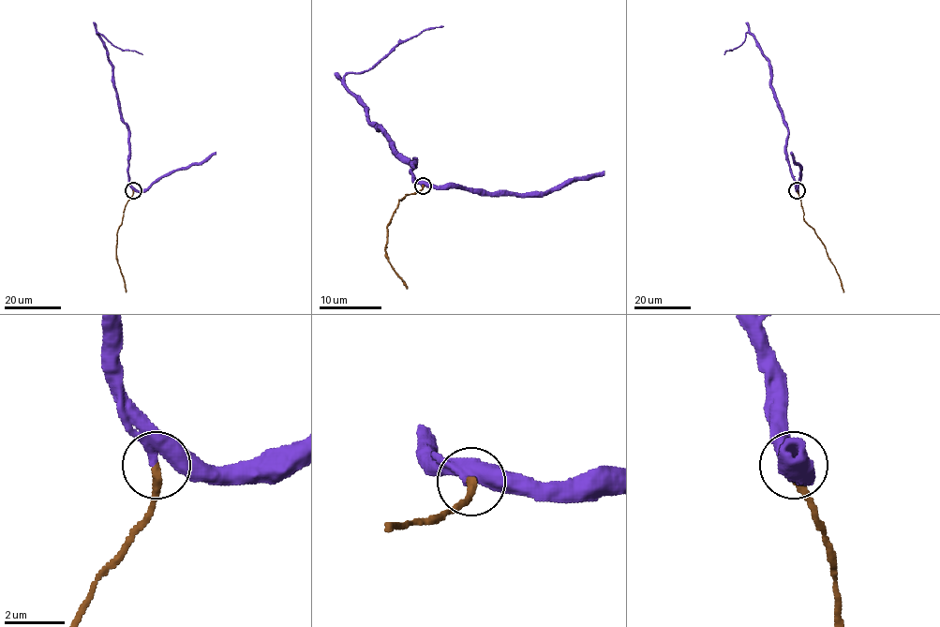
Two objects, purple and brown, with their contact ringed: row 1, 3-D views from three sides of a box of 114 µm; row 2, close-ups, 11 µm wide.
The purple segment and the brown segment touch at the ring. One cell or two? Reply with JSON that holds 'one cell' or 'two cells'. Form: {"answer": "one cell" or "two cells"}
{"answer": "one cell"}

